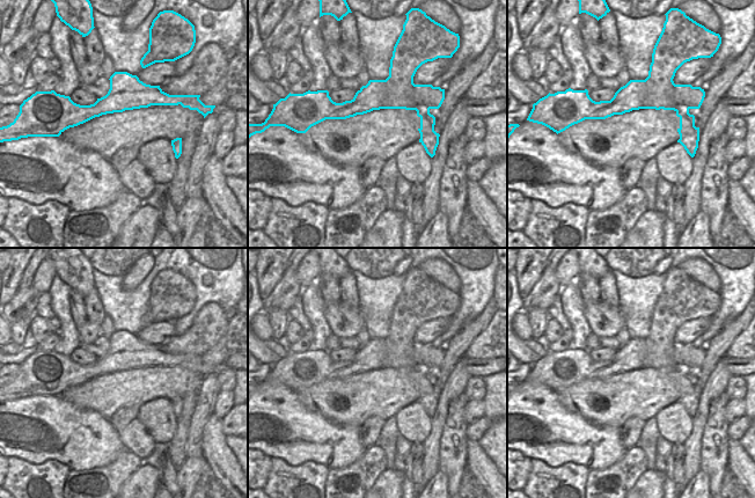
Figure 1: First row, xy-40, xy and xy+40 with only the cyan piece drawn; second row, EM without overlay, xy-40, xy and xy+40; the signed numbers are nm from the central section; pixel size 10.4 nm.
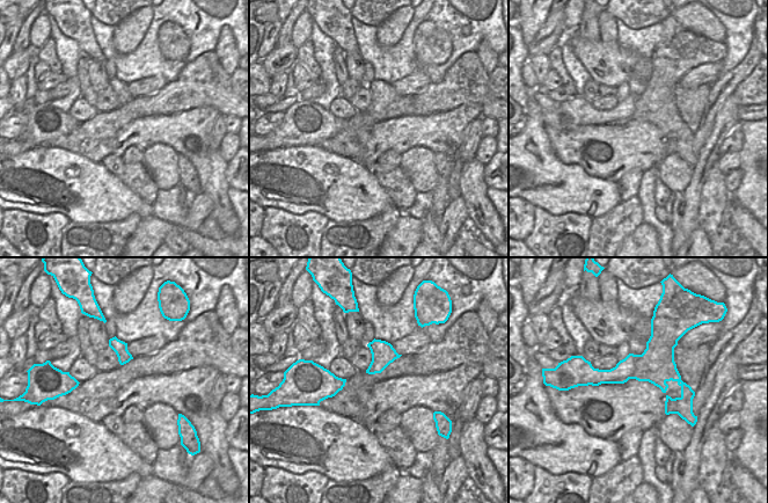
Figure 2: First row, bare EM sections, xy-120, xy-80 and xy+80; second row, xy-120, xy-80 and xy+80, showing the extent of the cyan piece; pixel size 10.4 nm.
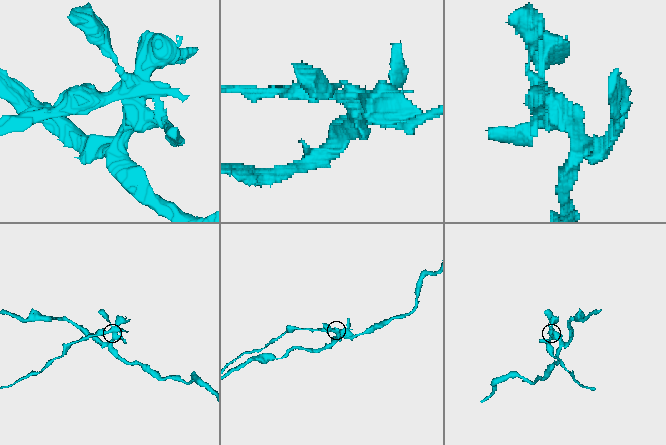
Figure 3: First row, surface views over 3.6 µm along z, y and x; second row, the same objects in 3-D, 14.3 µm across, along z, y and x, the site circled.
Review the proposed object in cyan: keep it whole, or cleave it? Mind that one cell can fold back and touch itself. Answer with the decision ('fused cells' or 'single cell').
fused cells

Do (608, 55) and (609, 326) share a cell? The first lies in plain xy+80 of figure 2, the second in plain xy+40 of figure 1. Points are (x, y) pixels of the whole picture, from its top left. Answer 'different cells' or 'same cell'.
same cell

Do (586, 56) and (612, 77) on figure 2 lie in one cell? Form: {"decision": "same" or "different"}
{"decision": "same"}

